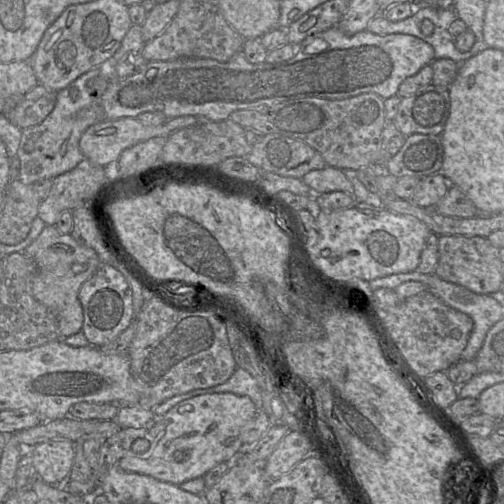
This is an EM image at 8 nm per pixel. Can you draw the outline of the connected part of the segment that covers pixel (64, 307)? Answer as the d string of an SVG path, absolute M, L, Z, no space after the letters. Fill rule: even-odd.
M46 225L23 253L37 266L32 295L56 315L61 338L80 332L83 325L83 309L78 293L82 284L101 266L96 252L76 242L70 233L63 234L55 225Z

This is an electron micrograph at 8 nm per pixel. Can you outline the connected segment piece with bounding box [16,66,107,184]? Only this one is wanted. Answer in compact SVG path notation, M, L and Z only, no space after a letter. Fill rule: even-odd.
M106 66L94 67L57 92L55 107L38 125L22 129L16 154L20 161L19 180L33 184L39 179L53 179L75 168L85 157L79 148L82 134L92 125L105 120L100 98L89 94L87 82L106 73Z

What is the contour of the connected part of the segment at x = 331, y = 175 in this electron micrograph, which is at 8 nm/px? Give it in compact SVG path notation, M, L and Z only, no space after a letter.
M327 165L323 169L308 172L301 179L314 194L343 191L352 197L354 195L352 183L339 168Z

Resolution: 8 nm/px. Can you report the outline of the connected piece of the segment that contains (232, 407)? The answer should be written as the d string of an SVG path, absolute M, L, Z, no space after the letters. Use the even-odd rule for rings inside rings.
M209 393L187 399L175 405L148 431L150 448L142 454L136 454L132 449L121 458L118 466L126 472L151 476L157 480L181 485L183 482L203 477L220 463L232 463L245 449L242 442L242 430L256 416L258 410L247 396L234 393Z

